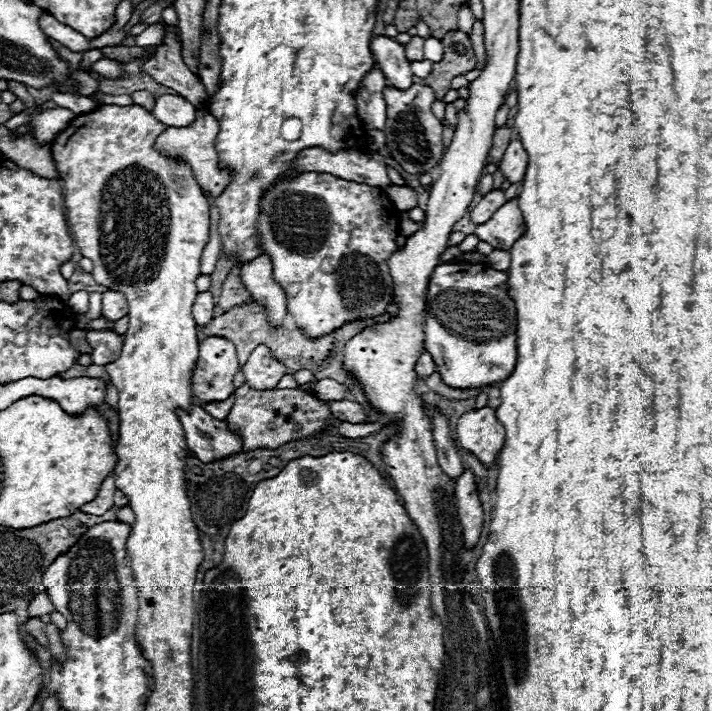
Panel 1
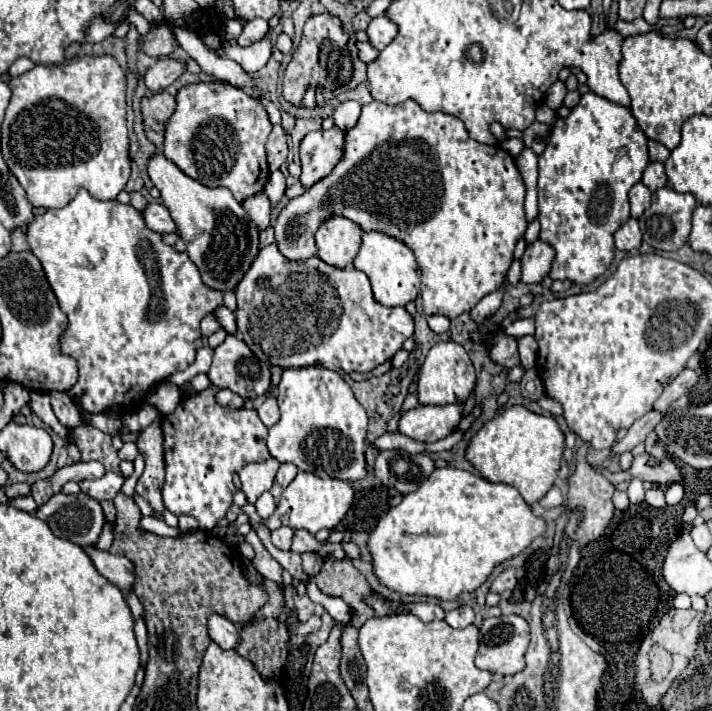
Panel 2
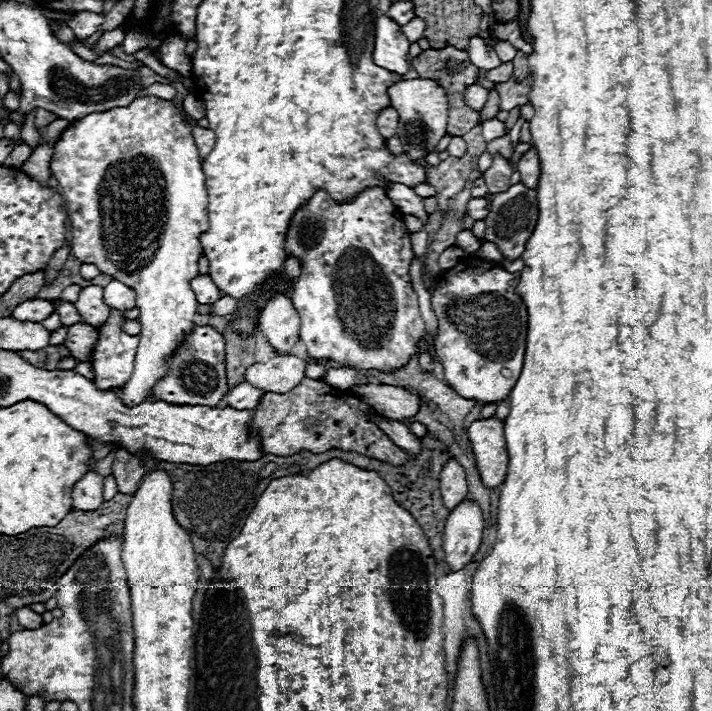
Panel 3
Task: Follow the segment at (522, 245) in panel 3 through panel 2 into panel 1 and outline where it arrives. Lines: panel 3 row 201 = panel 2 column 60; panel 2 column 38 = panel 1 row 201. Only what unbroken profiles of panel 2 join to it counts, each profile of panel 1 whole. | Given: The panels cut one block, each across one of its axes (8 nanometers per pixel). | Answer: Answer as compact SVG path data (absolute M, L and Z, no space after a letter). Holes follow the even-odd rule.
M512 198L512 212L506 206L502 206L494 214L494 218L490 218L490 222L476 226L474 234L498 250L510 250L524 232L526 226L524 226L524 216L518 208L518 198Z

